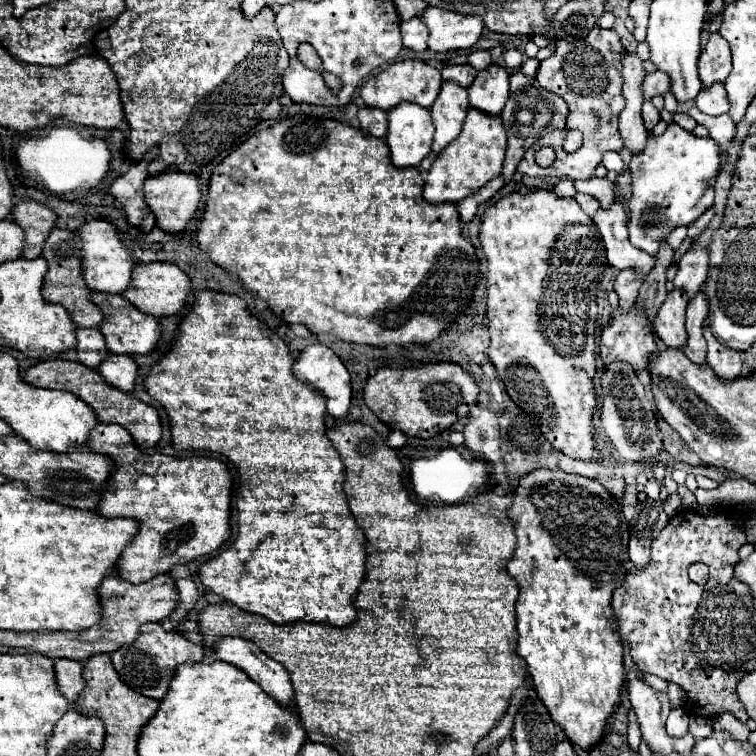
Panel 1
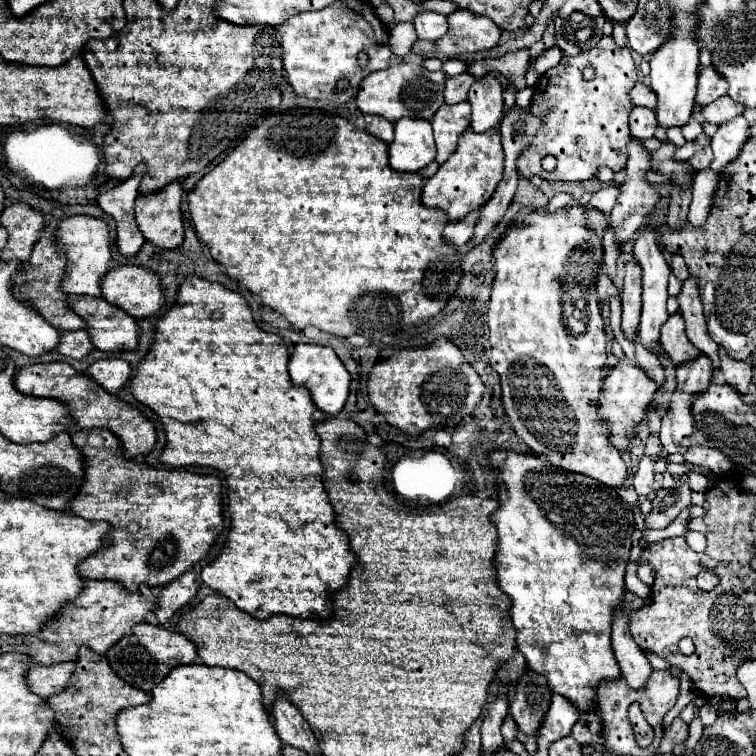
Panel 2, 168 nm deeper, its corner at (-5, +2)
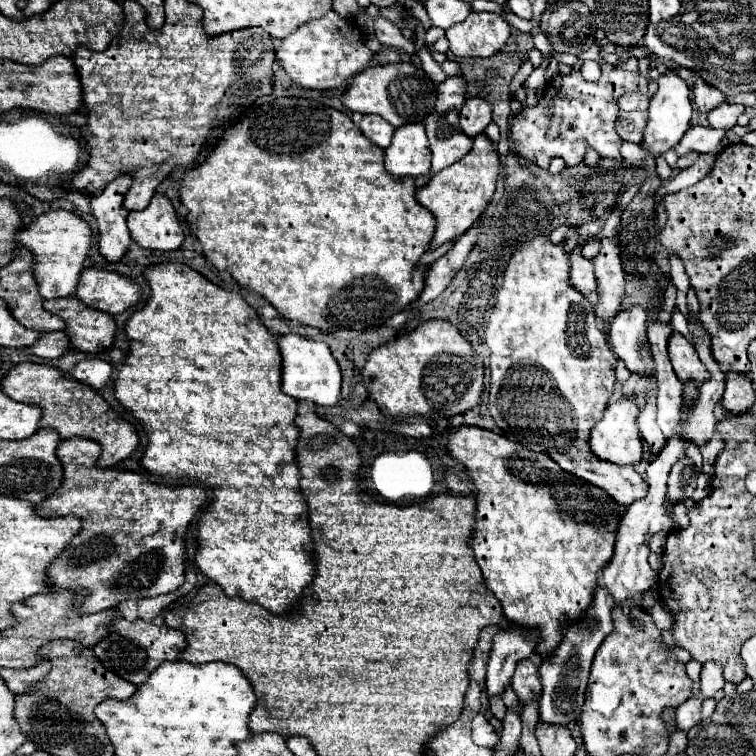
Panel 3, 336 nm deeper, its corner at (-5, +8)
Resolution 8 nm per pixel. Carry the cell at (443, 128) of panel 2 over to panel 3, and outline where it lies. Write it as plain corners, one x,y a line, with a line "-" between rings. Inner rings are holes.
430,114
424,122
426,136
430,142
432,152
432,172
440,172
446,166
458,162
472,150
474,140
460,132
458,128
458,114

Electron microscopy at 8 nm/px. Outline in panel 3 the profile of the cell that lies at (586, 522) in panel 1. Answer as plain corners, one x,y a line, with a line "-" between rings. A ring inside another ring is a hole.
458,426
454,428
450,434
444,432
444,434
436,434
436,442
442,444
446,448
446,452
450,452
452,458
456,458
468,472
470,480
474,482
476,486
476,524
474,524
474,530
472,530
472,536
470,536
470,546
474,550
474,558
484,574
484,582
486,582
486,588
494,592
494,596
500,600
502,604
502,610
504,610
504,616
524,628
540,628
540,640
538,640
538,654
542,658
546,658
562,640
562,628
564,624
568,624
568,620
576,620
590,604
592,604
592,592
594,592
594,586
596,586
596,574
600,568
606,566
606,560
612,558
612,552
614,552
614,540
616,540
616,532
618,532
618,524
620,524
620,518
618,518
618,504
598,486
592,486
592,484
586,484
582,480
578,480
576,476
564,472
554,460
550,460
550,456
546,454
536,454
528,448
524,448
522,444
516,444
512,440
508,440
506,436
500,436
496,432
490,432
490,430
484,430
484,428
478,428
478,426

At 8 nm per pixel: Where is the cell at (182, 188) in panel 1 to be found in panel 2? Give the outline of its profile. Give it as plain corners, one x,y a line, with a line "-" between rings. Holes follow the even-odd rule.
172,182
158,192
136,198
136,222
144,238
160,248
176,248
184,238
182,182

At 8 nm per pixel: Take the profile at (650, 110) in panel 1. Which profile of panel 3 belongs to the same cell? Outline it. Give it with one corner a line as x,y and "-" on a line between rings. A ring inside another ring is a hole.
622,112
616,120
616,132
626,142
640,142
646,128
648,112

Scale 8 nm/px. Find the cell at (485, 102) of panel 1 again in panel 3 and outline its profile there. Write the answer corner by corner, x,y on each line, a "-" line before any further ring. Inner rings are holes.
474,96
468,98
464,108
460,110
460,130
470,136
476,138
478,134
484,132
484,128
492,122
492,106
488,104
488,100

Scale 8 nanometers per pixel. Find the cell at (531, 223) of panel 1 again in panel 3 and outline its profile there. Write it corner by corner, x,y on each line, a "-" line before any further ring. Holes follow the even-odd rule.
538,236
528,244
520,244
504,274
504,284
496,292
496,306
492,308
486,326
486,344
490,348
490,394
488,410
510,440
522,446
548,454
558,466
580,480
594,484
610,494
620,506
630,506
648,492
648,482
640,478
634,468
600,462
588,448
592,426
602,418
602,412
614,392
616,358
606,344
606,336
598,328
592,304
570,286
570,264
562,244
554,246
546,236

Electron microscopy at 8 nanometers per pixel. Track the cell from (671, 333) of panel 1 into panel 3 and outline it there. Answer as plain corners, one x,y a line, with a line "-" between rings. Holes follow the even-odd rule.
674,332
670,336
668,354
670,354
670,360
672,360
678,380
682,380
682,382
694,380
700,386
702,382
706,382
710,378
710,372
706,370
706,366
698,358
694,346
682,334

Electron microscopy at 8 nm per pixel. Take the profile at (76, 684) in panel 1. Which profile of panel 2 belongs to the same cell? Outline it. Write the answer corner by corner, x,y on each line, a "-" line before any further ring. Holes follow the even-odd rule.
58,662
52,666
36,664
32,670
28,670
28,684
34,694
50,698
66,690
72,674
74,674
74,662

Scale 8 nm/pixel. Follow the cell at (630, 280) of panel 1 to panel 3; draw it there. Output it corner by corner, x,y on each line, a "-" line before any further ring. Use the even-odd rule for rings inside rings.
578,250
572,252
572,274
570,274
570,284
578,292
582,292
592,304
598,304
598,294
596,294
596,276
594,276
594,264
592,260
586,260
578,256

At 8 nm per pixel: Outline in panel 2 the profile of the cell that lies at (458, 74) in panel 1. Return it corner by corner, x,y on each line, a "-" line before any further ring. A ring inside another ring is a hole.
468,72
460,74
460,76
450,76
446,78
446,88
444,88
444,100
450,102
450,104
456,104
456,102
462,102
466,100
468,96
468,90
470,86
476,82
476,78

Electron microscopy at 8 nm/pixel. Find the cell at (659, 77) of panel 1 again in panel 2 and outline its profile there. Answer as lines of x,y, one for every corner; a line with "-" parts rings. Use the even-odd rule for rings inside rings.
638,82
634,86
634,90
630,90
630,98
632,98
634,106
650,106
650,108
654,108
656,100
658,100
658,98
654,98
654,92
650,90
650,86
646,86
644,82

